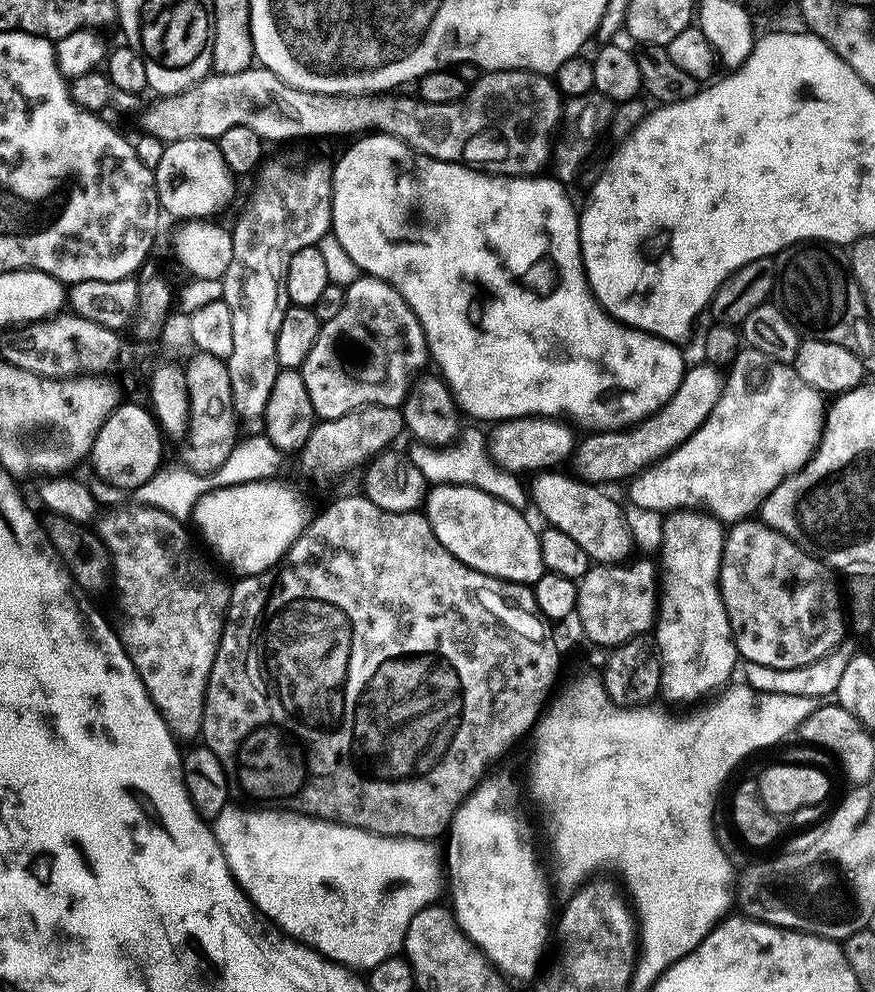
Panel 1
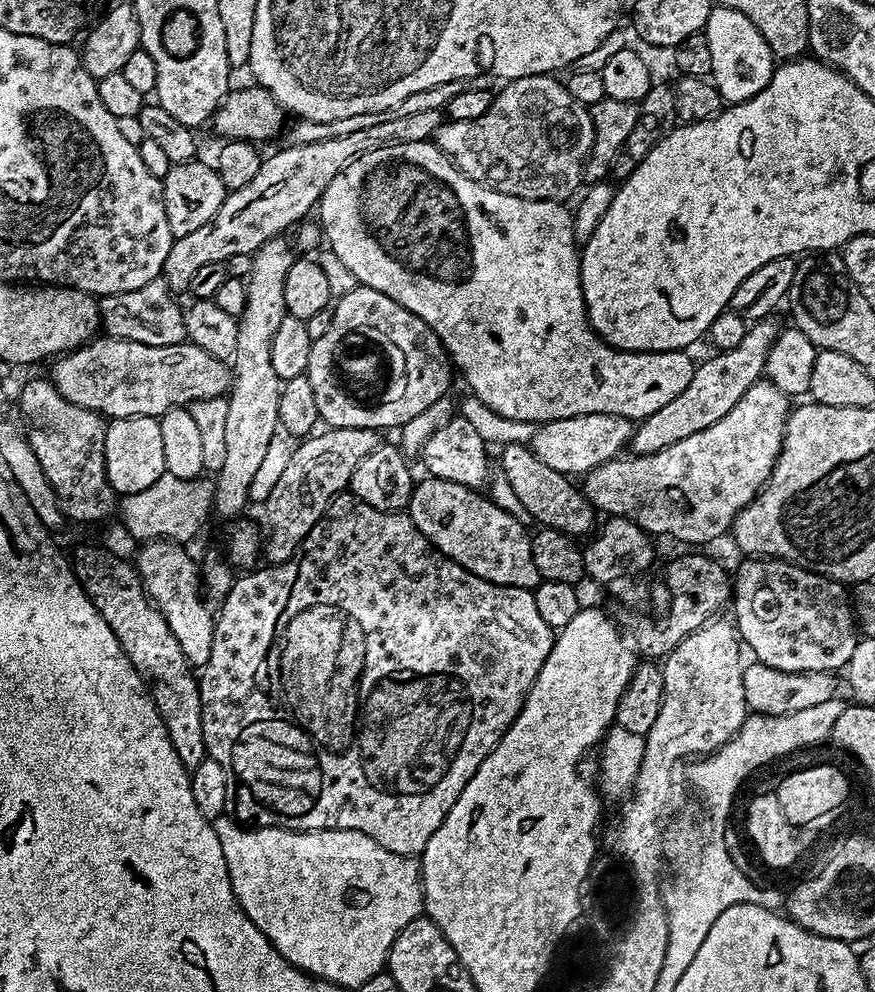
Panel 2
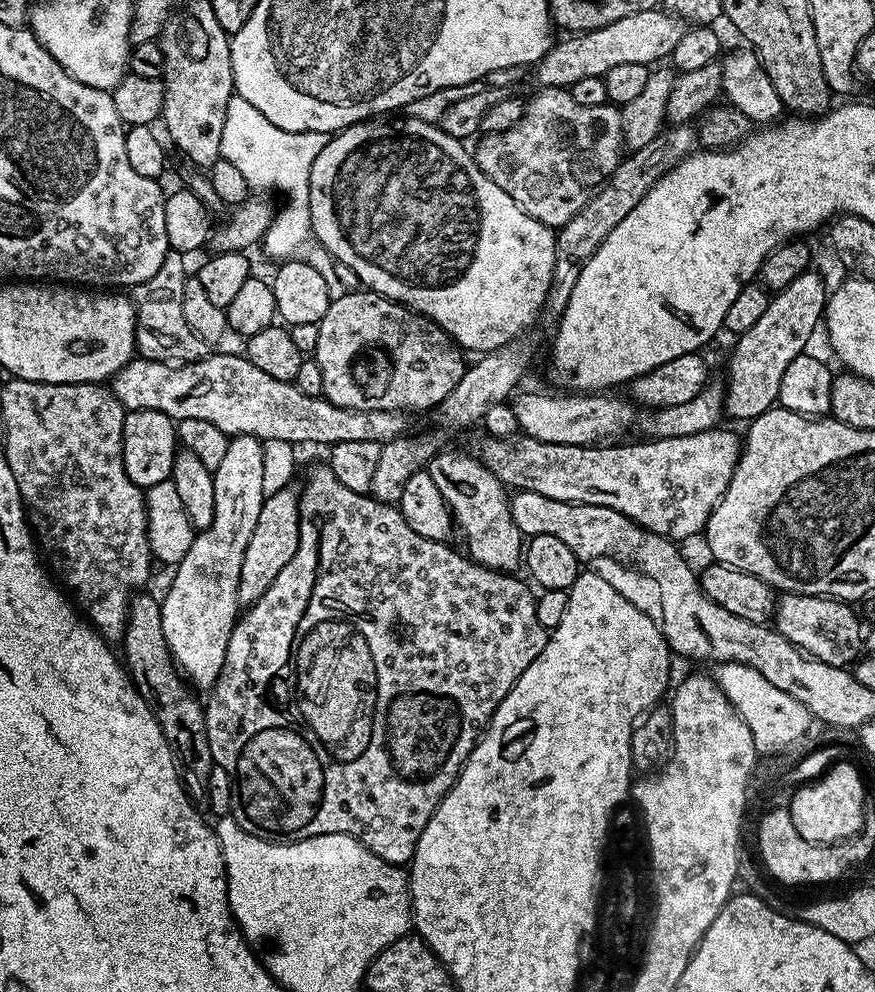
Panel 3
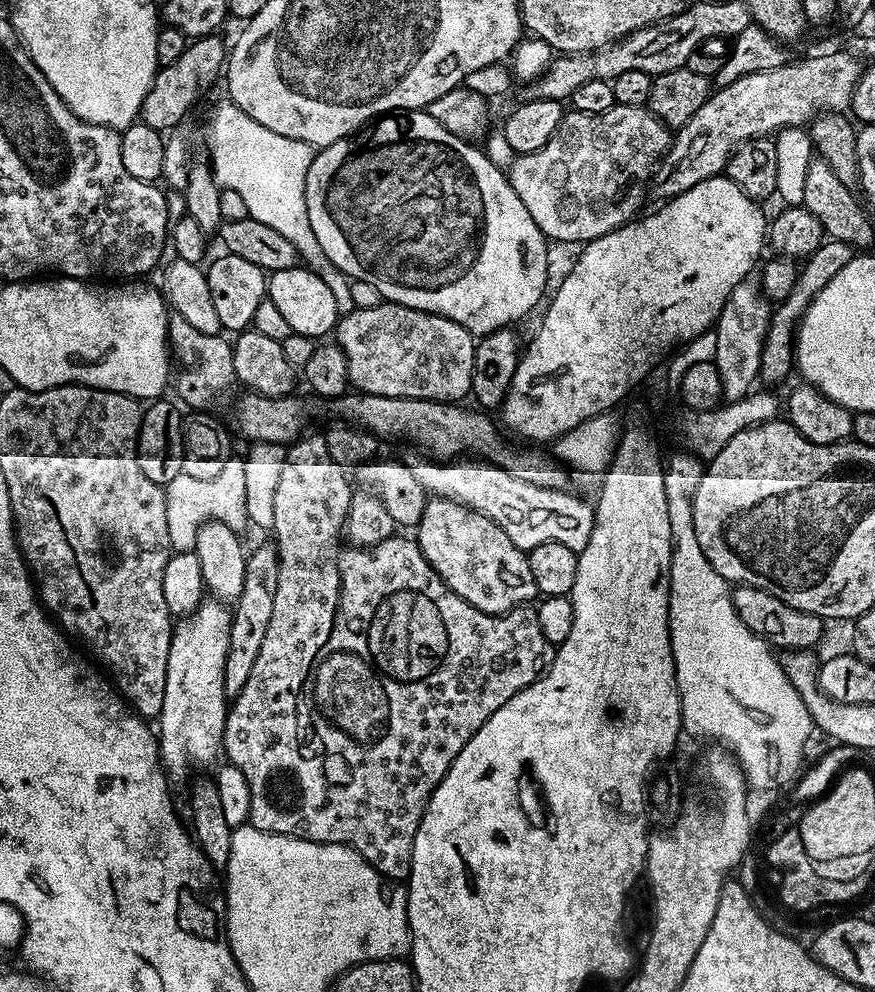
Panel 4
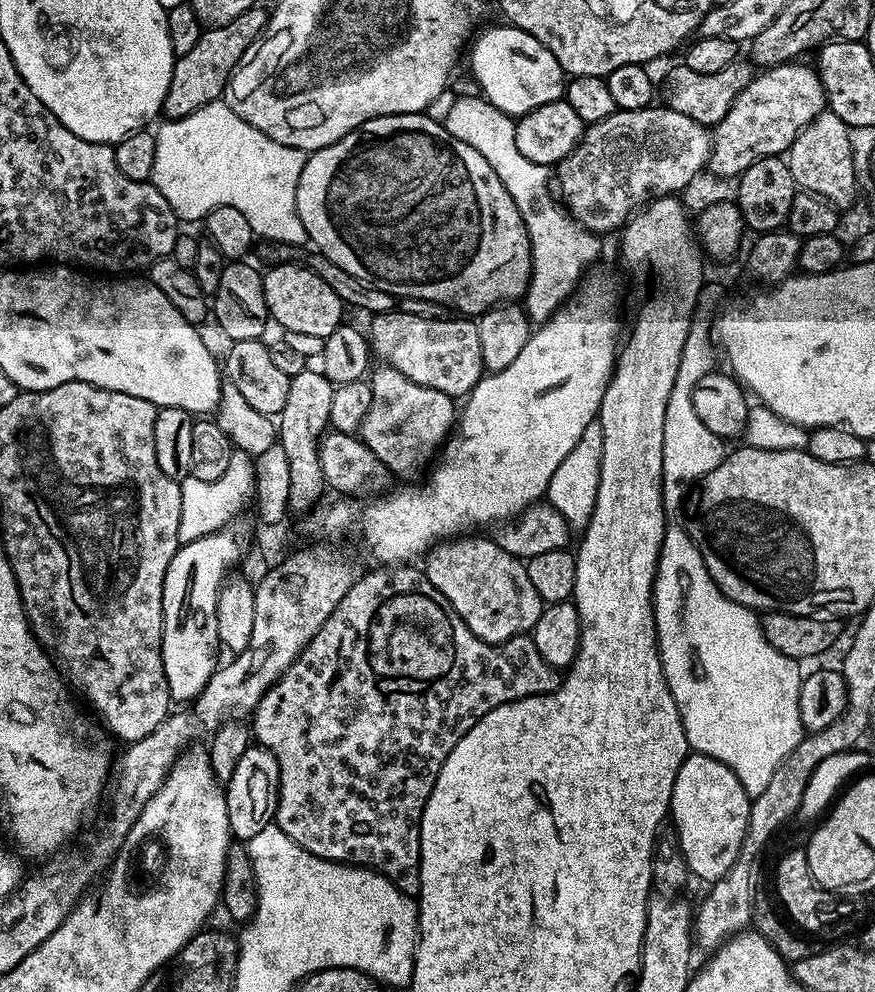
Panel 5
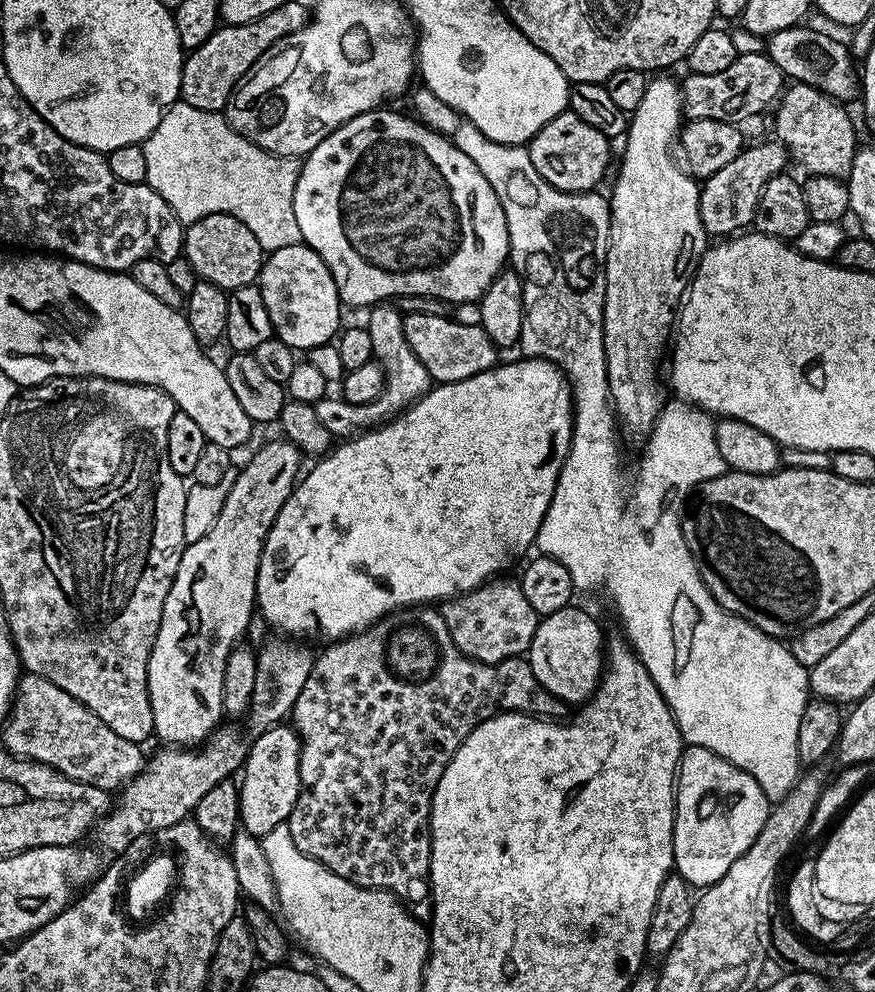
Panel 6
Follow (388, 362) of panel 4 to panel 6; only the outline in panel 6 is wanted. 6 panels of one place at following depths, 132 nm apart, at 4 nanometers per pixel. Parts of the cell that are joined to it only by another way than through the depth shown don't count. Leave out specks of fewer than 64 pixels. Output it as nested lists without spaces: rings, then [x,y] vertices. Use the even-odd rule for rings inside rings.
[[[410,313],[404,316],[404,337],[410,342],[410,350],[418,354],[418,362],[426,366],[426,370],[432,375],[436,384],[453,384],[459,380],[470,378],[474,374],[482,374],[487,368],[494,368],[498,363],[498,349],[496,343],[486,334],[479,323],[459,324],[452,316],[438,317],[422,313]]]

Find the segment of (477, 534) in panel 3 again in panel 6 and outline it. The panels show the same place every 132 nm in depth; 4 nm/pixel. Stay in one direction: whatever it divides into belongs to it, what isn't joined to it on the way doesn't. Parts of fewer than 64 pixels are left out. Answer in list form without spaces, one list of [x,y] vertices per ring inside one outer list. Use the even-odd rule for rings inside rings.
[[[493,578],[473,592],[443,601],[442,615],[448,633],[456,649],[469,660],[497,664],[523,657],[534,638],[534,630],[540,625],[541,617],[537,616],[534,606],[526,602],[526,594],[522,594],[519,583],[515,579],[500,579],[504,578]]]

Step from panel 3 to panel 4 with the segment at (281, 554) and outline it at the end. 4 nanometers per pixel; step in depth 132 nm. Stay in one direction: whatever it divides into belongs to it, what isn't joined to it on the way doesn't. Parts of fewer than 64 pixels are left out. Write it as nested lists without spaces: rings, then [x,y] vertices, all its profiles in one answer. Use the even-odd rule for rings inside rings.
[[[271,543],[264,544],[247,553],[246,578],[242,582],[242,594],[236,599],[232,612],[230,626],[230,650],[226,654],[226,670],[224,671],[224,694],[229,698],[239,695],[250,670],[254,667],[254,660],[262,650],[262,640],[266,635],[266,628],[273,613],[275,591],[278,587],[279,558]]]

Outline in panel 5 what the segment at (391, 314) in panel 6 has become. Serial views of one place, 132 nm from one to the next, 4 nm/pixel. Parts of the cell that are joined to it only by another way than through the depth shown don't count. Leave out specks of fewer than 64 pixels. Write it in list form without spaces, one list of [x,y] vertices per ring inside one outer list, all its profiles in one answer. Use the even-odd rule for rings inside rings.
[[[387,366],[379,367],[373,367],[370,372],[372,386],[370,410],[366,410],[366,418],[362,418],[358,436],[366,446],[370,446],[370,450],[374,450],[374,455],[387,466],[389,473],[396,475],[397,472],[398,475],[404,476],[400,478],[412,478],[424,463],[427,465],[437,455],[438,449],[453,431],[458,420],[458,404],[453,397],[442,394],[442,390],[418,386],[418,382],[410,382],[410,378],[398,374],[398,370]]]

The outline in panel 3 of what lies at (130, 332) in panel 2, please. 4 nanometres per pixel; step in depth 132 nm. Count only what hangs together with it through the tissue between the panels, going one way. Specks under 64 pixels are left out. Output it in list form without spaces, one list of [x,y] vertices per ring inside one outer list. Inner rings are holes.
[[[169,251],[154,278],[135,285],[130,299],[134,309],[134,348],[143,359],[175,362],[177,365],[190,364],[209,355],[210,345],[186,322],[182,311],[182,290],[186,286],[190,269],[184,265],[185,253]]]

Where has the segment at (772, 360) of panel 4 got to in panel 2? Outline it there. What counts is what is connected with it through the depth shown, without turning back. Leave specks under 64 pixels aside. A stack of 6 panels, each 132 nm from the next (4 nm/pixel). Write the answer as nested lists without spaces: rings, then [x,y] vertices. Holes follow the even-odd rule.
[[[765,318],[755,321],[748,329],[742,342],[734,346],[734,350],[717,351],[716,356],[709,358],[705,364],[696,364],[696,372],[690,378],[690,386],[666,402],[662,410],[650,414],[635,425],[630,445],[631,455],[652,456],[658,450],[666,450],[666,446],[674,446],[674,442],[682,442],[690,438],[690,434],[698,434],[698,430],[706,430],[706,426],[714,426],[718,418],[726,418],[734,406],[738,406],[738,398],[750,390],[756,381],[765,375],[764,364],[768,361],[768,351],[776,341],[780,331],[773,319]]]

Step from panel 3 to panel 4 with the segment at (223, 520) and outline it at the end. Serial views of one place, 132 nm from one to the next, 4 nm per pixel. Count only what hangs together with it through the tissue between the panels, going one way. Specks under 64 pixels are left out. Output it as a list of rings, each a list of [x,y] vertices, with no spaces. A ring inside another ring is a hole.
[[[204,598],[195,612],[183,617],[172,629],[170,654],[166,662],[166,694],[162,694],[162,710],[158,717],[160,758],[169,777],[184,776],[192,767],[200,768],[196,770],[207,769],[204,767],[212,763],[215,765],[216,755],[221,755],[223,730],[230,705],[229,697],[224,694],[224,671],[226,654],[230,650],[231,625],[232,612],[229,605],[215,598]]]

